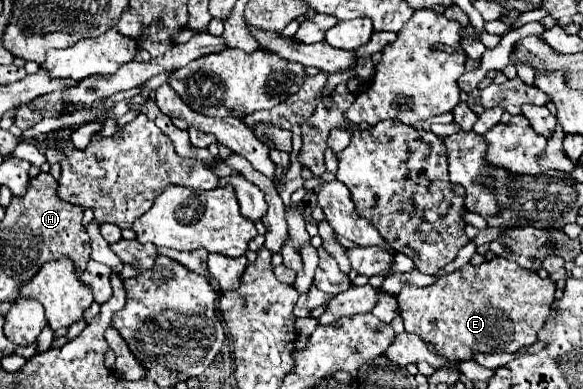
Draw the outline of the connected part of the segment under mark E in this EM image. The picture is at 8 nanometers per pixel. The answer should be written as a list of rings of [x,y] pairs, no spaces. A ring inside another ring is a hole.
[[[493,257],[477,267],[465,265],[445,277],[439,277],[433,285],[419,287],[405,283],[401,293],[397,295],[399,301],[399,315],[403,317],[405,331],[419,335],[425,343],[433,343],[439,355],[461,363],[471,359],[473,353],[515,353],[517,349],[531,345],[537,341],[543,323],[555,315],[553,301],[555,301],[555,283],[551,279],[541,279],[535,271],[519,267],[519,263],[511,263],[501,257]]]

